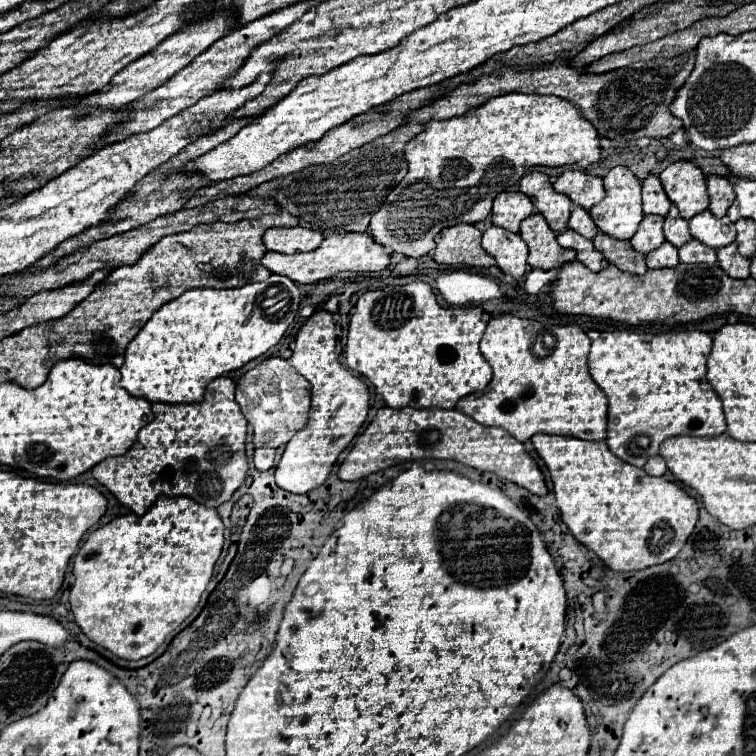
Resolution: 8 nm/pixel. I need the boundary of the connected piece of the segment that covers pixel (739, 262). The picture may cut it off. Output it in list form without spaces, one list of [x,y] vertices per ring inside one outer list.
[[[731,242],[723,248],[717,250],[717,260],[719,260],[719,266],[731,276],[731,278],[749,278],[749,266],[751,266],[751,260],[741,256],[737,252],[737,244]]]

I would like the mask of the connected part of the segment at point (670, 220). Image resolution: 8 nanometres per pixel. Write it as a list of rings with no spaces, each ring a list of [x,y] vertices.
[[[675,204],[671,206],[669,214],[665,216],[665,228],[663,230],[665,230],[665,240],[675,244],[675,246],[683,246],[685,242],[691,240],[689,222],[679,216],[679,210]]]

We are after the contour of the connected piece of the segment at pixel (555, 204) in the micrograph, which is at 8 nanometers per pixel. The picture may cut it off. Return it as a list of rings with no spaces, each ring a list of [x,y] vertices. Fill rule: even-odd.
[[[529,172],[521,178],[519,190],[527,194],[537,208],[539,214],[545,216],[549,228],[555,234],[561,234],[567,228],[569,214],[571,214],[571,200],[565,194],[553,190],[549,176],[543,172]]]

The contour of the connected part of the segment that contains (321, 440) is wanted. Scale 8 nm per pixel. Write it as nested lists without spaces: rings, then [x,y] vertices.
[[[317,310],[297,332],[291,364],[311,382],[311,412],[309,424],[287,442],[275,468],[275,482],[287,492],[307,494],[325,482],[337,456],[355,438],[359,426],[365,422],[369,410],[369,390],[359,376],[339,362],[339,356],[335,354],[335,320],[327,310]]]

